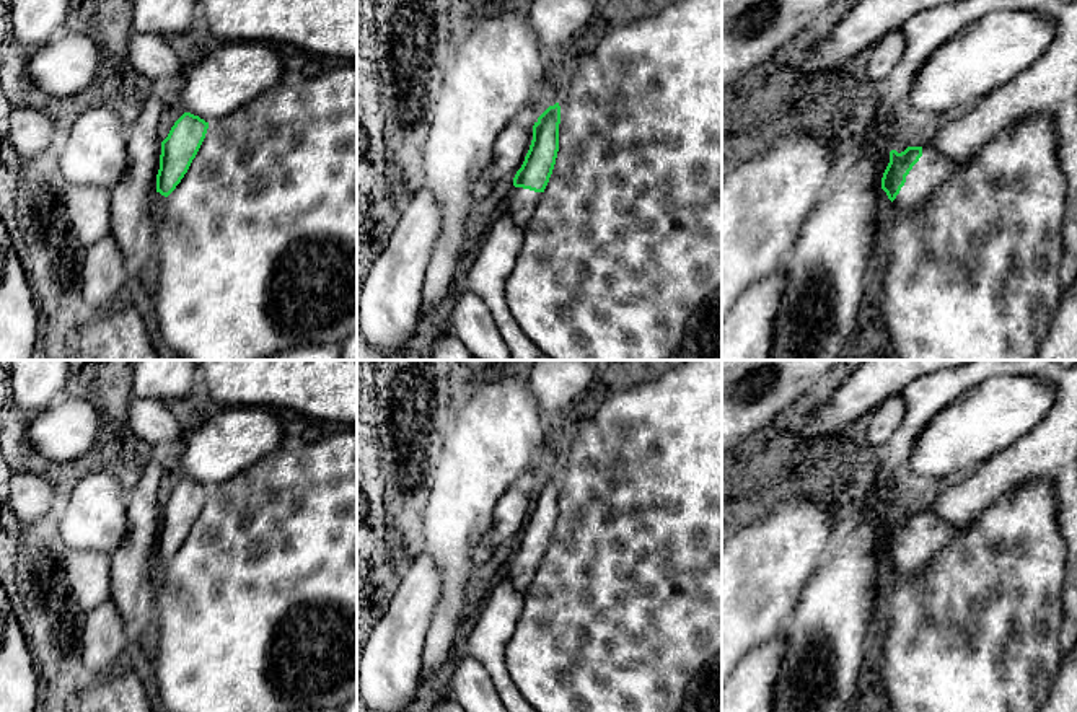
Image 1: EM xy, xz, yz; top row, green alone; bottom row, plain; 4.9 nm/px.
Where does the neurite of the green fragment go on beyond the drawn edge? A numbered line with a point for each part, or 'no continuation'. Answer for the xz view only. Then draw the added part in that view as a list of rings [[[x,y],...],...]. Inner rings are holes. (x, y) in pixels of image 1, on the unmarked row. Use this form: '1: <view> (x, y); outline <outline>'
1: xz (523, 567); outline [[[513,551],[508,560],[510,570],[505,580],[508,580],[512,587],[517,588],[518,591],[525,591],[530,587],[531,580],[534,578],[534,574],[541,562],[543,557],[534,557],[530,554]]]

